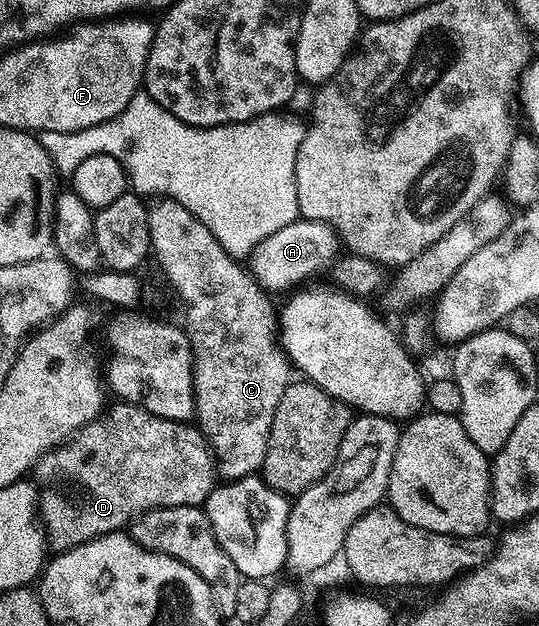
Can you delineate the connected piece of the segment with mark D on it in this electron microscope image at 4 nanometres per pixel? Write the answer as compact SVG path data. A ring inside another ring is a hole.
M117 402L114 405L110 412L108 409L91 423L78 428L56 449L57 480L65 487L65 496L59 497L57 504L49 504L45 508L50 528L47 544L54 553L65 552L88 540L106 536L109 532L120 532L152 508L184 504L195 508L204 505L214 490L215 465L200 428L179 420L153 416L134 404Z

